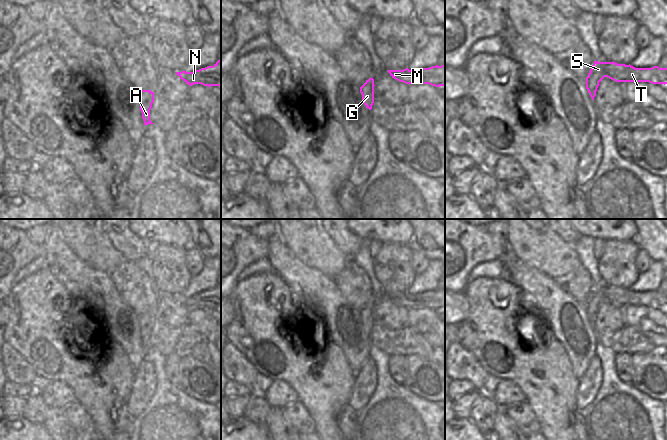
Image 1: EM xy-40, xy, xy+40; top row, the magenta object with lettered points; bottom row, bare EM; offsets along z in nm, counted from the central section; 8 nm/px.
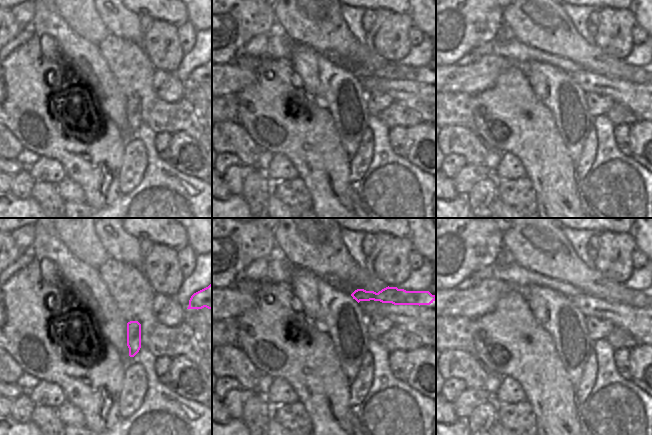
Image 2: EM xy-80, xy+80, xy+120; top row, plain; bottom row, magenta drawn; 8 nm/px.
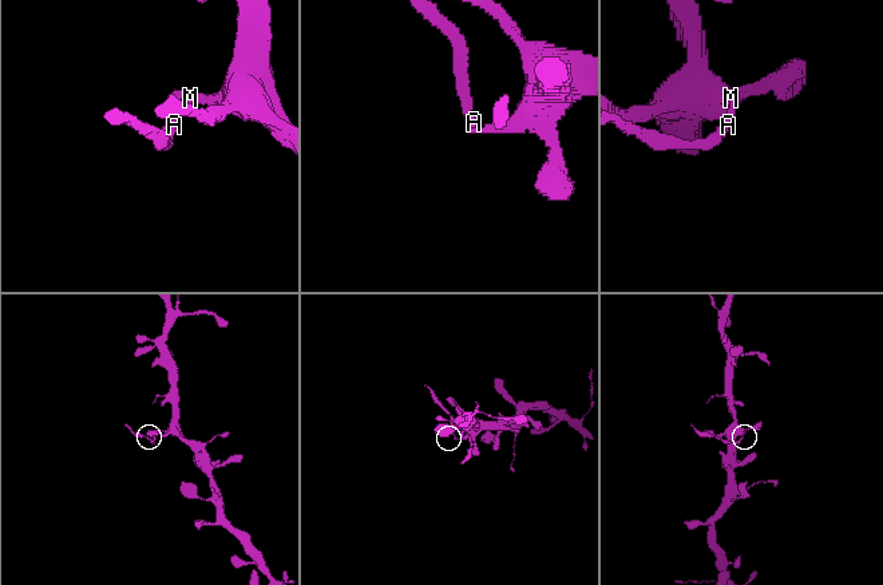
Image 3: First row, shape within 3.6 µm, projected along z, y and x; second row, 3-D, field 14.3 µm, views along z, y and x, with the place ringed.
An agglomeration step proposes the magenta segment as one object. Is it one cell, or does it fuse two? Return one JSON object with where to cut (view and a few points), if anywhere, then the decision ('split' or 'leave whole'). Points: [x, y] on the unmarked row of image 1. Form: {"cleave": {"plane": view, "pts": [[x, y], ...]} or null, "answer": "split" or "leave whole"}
{"cleave": {"plane": "xy", "pts": [[362, 309], [368, 309], [373, 312]]}, "answer": "split"}

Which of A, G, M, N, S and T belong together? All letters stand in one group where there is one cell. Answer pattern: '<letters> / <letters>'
A G / M N S T

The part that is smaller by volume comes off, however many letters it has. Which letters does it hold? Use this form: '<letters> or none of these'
A, G

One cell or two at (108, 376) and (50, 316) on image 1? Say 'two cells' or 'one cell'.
one cell

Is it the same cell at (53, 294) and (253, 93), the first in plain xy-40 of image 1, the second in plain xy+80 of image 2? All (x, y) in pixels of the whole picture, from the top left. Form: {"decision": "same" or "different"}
{"decision": "same"}

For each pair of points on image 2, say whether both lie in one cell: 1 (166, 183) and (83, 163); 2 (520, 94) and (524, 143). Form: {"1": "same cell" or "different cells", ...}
{"1": "different cells", "2": "same cell"}

